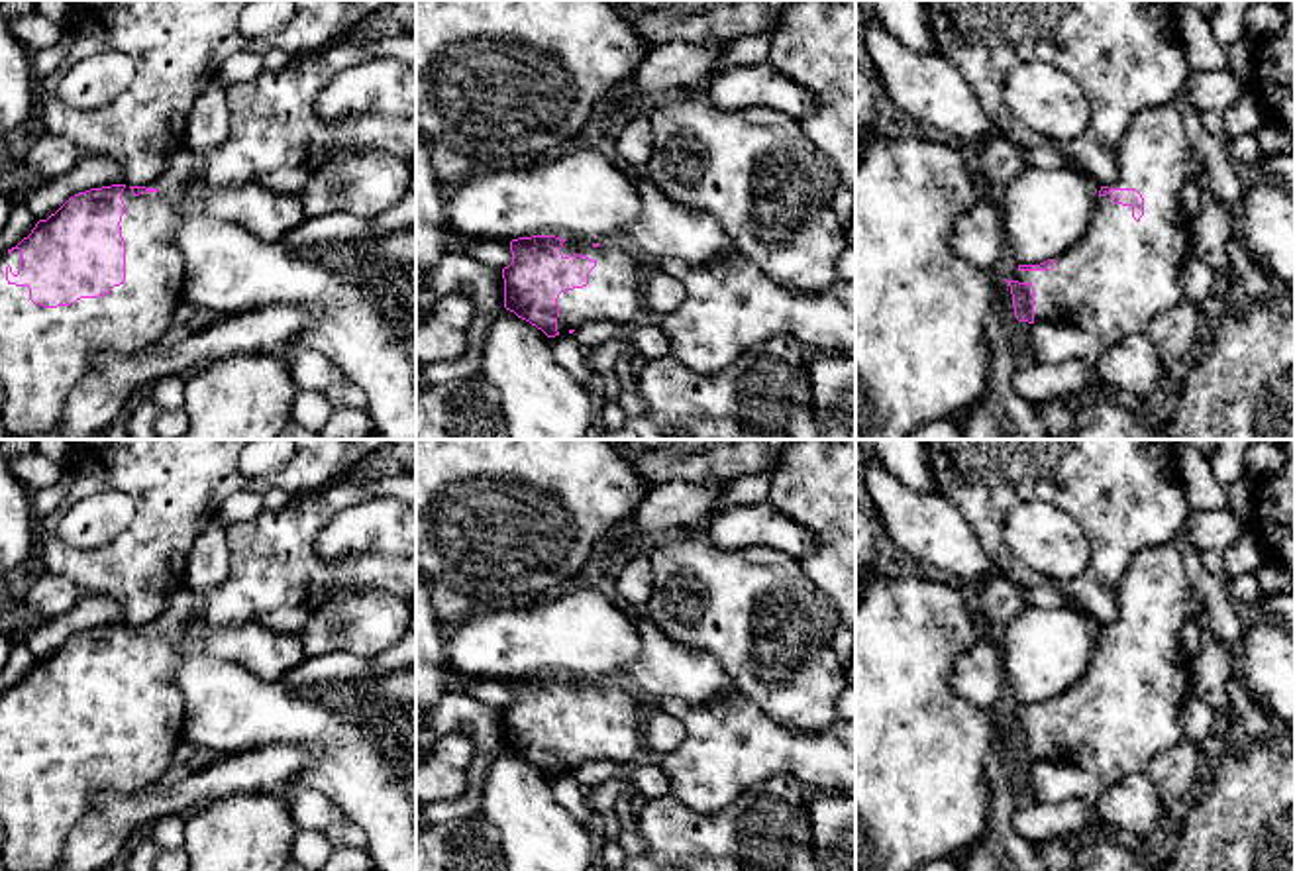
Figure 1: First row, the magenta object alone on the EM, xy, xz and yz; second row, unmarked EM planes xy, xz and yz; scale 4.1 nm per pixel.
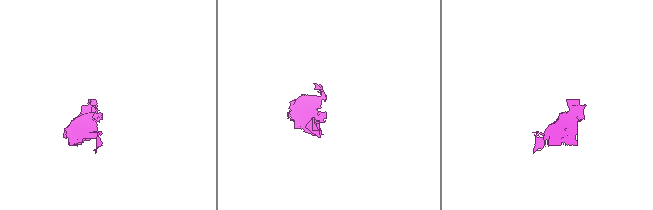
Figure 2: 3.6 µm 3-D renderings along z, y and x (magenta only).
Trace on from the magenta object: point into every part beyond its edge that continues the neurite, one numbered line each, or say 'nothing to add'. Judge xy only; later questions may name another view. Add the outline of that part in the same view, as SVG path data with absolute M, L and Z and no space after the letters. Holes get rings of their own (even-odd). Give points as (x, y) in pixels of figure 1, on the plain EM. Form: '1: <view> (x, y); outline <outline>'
1: xy (44, 791); outline M182 589L169 596L167 608L149 624L147 632L135 636L130 626L124 628L122 640L126 653L122 655L122 677L126 681L126 720L114 726L106 736L80 738L71 745L43 747L29 740L27 726L16 726L6 720L6 706L20 710L20 689L0 692L0 822L6 840L0 851L6 871L51 871L63 855L71 830L92 808L98 794L133 793L155 785L173 765L177 745L182 742L186 704L177 685L177 667L182 640L196 614L196 594Z

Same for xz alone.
1: xz (615, 732); outline M565 679L561 694L587 694L596 702L589 712L589 724L565 730L557 738L557 771L569 773L585 763L614 761L628 769L649 759L644 742L644 722L640 720L640 702L620 691L593 683Z

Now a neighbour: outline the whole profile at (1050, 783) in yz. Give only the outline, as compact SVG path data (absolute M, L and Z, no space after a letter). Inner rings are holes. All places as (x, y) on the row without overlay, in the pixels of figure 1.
M1034 761L1028 771L1028 785L1038 804L1085 800L1091 810L1081 828L1052 836L1048 840L1060 840L1077 851L1081 845L1105 834L1097 810L1097 802L1105 787L1093 773L1087 773L1075 765Z

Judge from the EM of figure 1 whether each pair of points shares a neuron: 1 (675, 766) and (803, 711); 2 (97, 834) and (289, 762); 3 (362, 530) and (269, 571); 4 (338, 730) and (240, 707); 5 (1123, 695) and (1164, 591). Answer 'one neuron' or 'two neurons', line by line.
1: two neurons
2: one neuron
3: two neurons
4: one neuron
5: one neuron

